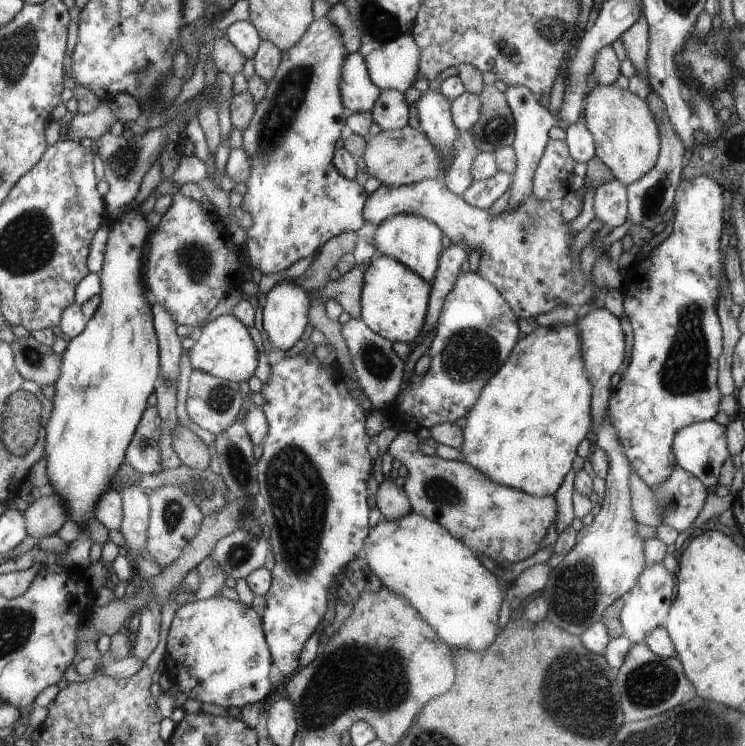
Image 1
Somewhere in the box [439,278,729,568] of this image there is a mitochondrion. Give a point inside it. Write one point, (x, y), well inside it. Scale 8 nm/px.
(683, 372)

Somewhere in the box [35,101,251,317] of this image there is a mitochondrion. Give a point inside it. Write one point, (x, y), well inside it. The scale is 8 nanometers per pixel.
(196, 260)

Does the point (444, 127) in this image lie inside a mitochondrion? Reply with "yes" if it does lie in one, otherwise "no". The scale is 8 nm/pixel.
no

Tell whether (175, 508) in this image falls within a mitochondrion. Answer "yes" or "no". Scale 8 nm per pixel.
yes

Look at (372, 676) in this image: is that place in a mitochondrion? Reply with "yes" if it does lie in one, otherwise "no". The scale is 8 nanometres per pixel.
yes

